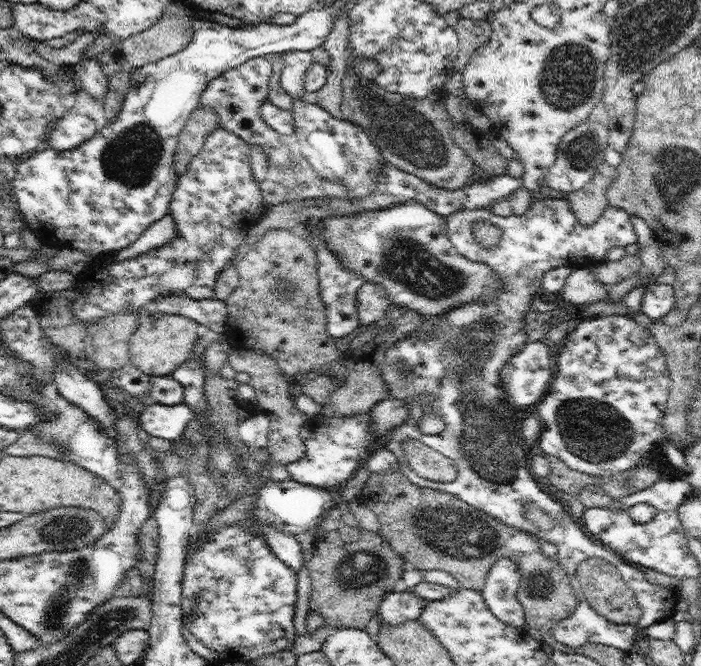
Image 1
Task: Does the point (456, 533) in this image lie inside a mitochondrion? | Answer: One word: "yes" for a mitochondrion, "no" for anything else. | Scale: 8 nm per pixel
yes

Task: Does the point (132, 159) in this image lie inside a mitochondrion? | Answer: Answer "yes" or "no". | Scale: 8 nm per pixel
yes

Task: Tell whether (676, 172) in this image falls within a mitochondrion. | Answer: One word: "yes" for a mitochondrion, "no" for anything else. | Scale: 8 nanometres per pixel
yes

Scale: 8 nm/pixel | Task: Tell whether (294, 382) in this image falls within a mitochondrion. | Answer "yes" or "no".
no

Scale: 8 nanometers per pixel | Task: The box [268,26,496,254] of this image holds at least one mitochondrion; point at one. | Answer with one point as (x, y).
(410, 135)

